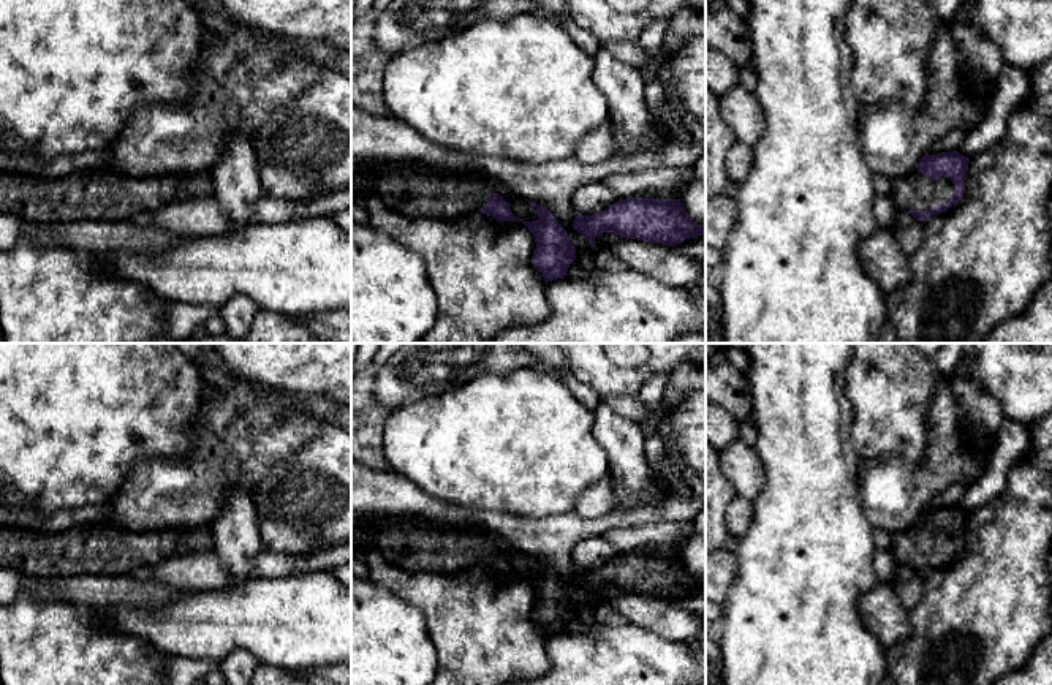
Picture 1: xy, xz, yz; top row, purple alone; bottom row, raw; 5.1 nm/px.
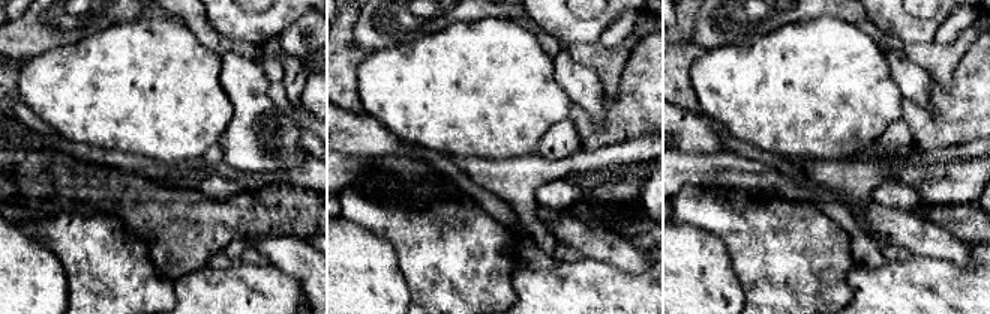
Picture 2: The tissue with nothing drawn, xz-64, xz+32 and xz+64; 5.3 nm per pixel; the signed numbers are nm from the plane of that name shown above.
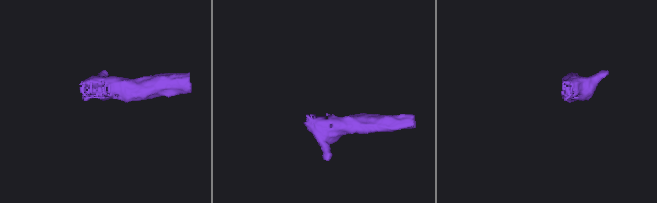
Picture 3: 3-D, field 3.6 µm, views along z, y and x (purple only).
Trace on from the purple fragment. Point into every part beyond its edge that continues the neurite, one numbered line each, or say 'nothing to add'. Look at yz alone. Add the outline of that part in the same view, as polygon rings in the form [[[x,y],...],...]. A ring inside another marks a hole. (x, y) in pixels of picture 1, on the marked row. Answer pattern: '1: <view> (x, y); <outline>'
1: yz (911, 192); [[[918,166],[905,176],[892,180],[891,198],[899,212],[932,210],[935,204],[951,199],[956,187],[951,177],[940,180],[925,177]]]

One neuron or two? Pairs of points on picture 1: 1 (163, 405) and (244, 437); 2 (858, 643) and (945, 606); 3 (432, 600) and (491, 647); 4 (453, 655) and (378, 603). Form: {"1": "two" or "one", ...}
{"1": "two", "2": "two", "3": "one", "4": "two"}

